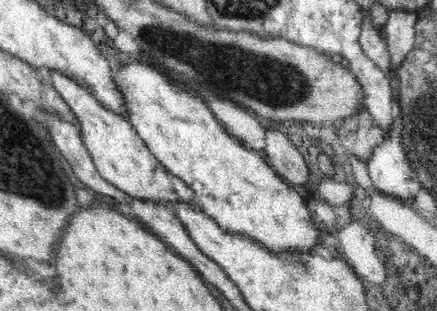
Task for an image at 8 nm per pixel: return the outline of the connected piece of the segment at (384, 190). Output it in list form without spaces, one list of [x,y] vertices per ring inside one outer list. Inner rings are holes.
[[[394,129],[366,159],[376,192],[393,198],[415,198],[420,188],[414,169],[404,156],[400,131]]]

